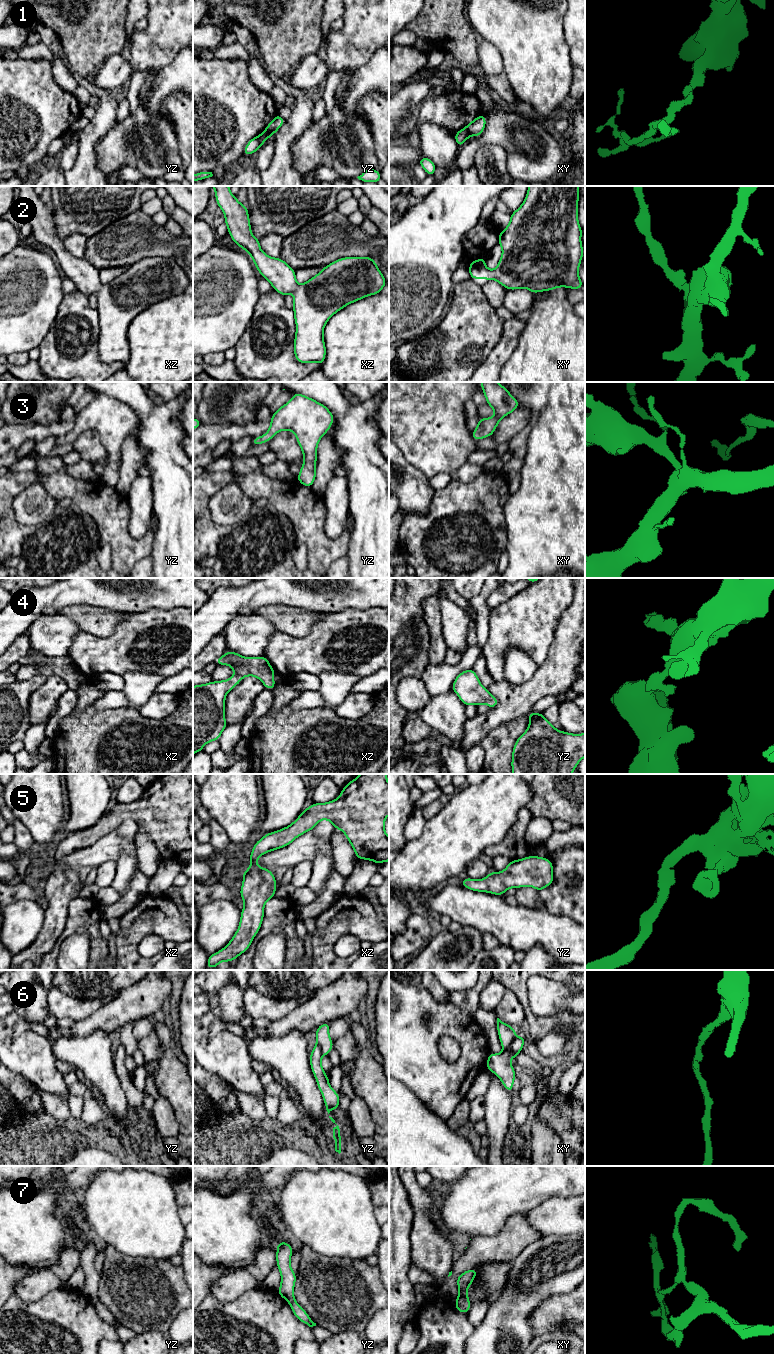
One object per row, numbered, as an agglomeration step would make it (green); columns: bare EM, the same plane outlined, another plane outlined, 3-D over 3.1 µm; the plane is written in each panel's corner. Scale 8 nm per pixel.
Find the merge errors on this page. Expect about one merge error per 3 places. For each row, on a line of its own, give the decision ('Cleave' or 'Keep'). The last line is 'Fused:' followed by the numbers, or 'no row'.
1: Cleave
2: Keep
3: Keep
4: Keep
5: Keep
6: Cleave
7: Keep
Fused: 1, 6

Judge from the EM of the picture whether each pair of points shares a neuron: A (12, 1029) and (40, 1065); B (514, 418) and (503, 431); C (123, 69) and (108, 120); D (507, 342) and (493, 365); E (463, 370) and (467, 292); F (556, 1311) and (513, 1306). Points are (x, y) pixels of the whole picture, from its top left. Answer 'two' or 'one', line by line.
A: one
B: one
C: two
D: one
E: one
F: two

